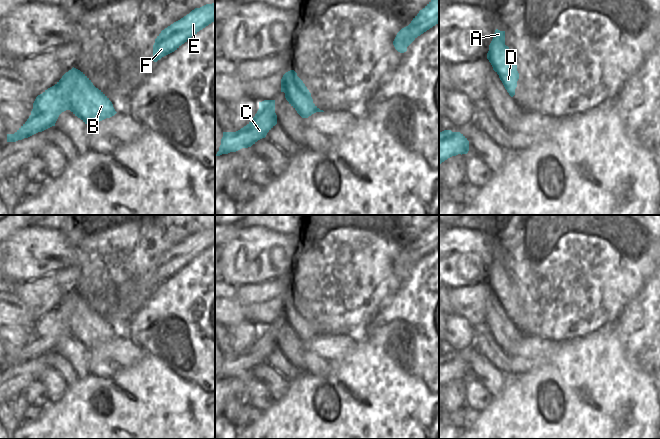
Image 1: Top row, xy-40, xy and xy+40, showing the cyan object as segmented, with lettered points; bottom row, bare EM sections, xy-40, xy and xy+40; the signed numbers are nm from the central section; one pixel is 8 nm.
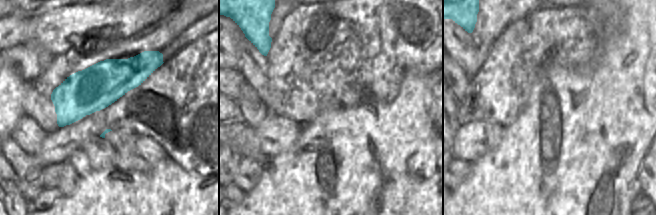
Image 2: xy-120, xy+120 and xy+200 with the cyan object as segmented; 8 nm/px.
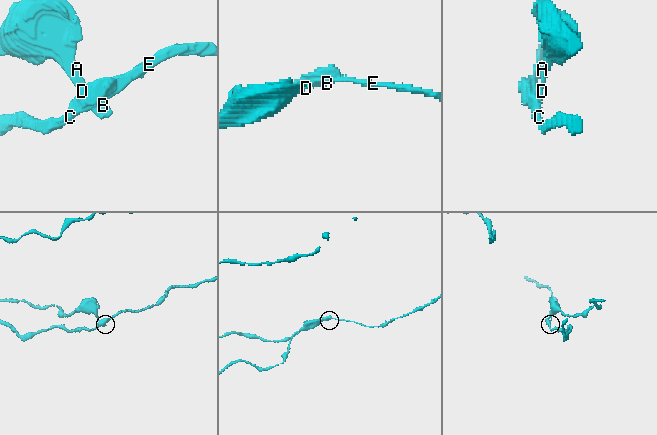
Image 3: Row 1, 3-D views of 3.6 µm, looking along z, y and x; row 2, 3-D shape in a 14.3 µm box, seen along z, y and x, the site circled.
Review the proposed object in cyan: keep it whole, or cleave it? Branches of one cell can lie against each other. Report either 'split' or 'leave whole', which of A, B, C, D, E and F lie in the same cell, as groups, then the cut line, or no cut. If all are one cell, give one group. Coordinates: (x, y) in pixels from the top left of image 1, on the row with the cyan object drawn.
split; A D / B C E F; cut in xy along (297, 76), (287, 87), (286, 99)

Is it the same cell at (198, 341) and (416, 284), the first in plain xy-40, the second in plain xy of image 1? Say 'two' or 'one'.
one

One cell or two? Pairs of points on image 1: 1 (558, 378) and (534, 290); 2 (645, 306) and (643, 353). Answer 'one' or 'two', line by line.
1: two
2: one

